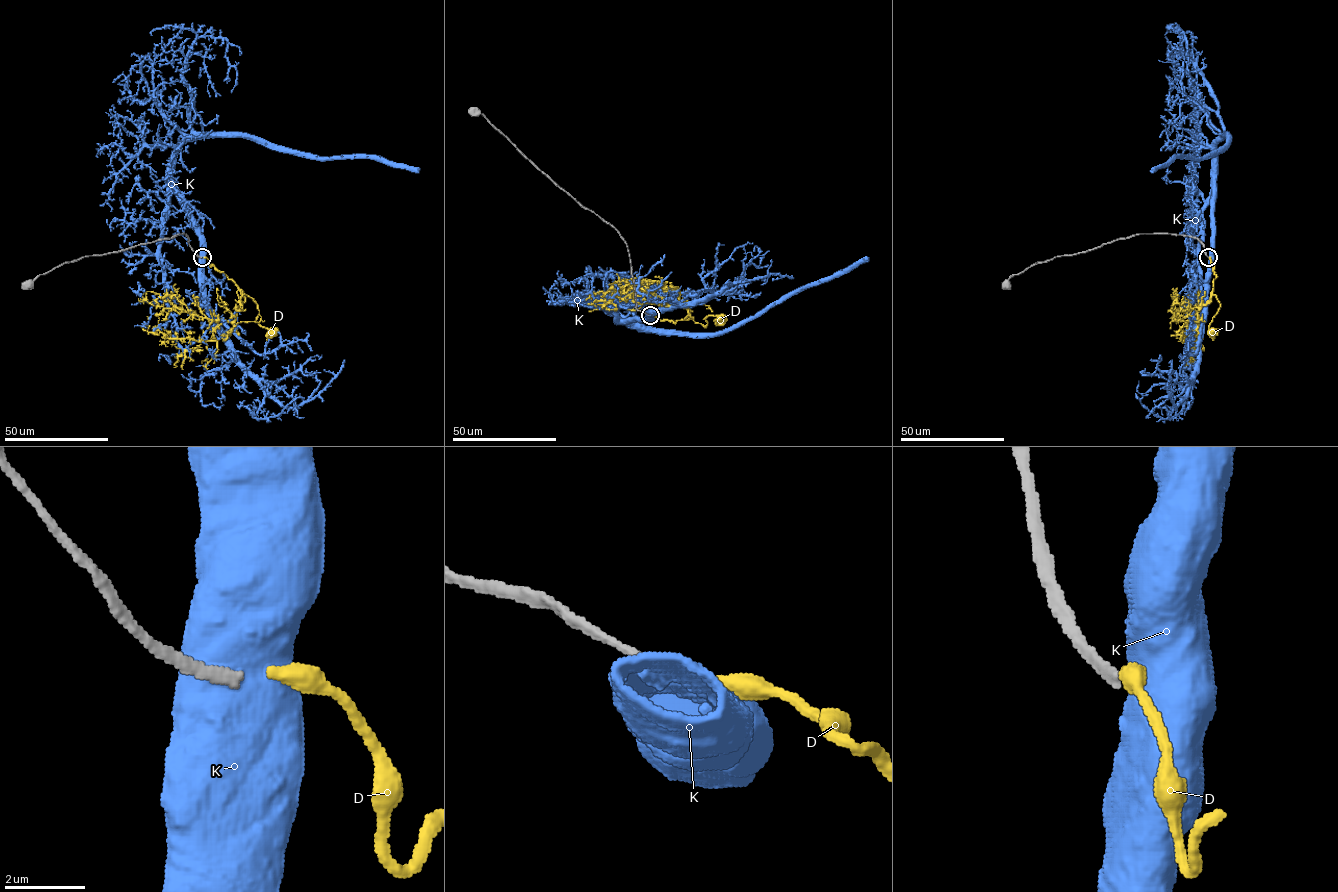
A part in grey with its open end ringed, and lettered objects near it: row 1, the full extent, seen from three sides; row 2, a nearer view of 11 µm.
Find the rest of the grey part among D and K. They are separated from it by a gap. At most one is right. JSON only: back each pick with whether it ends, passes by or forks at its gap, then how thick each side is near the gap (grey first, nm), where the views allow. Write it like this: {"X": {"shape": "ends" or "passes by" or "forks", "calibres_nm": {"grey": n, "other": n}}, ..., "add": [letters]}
{"add": []}

